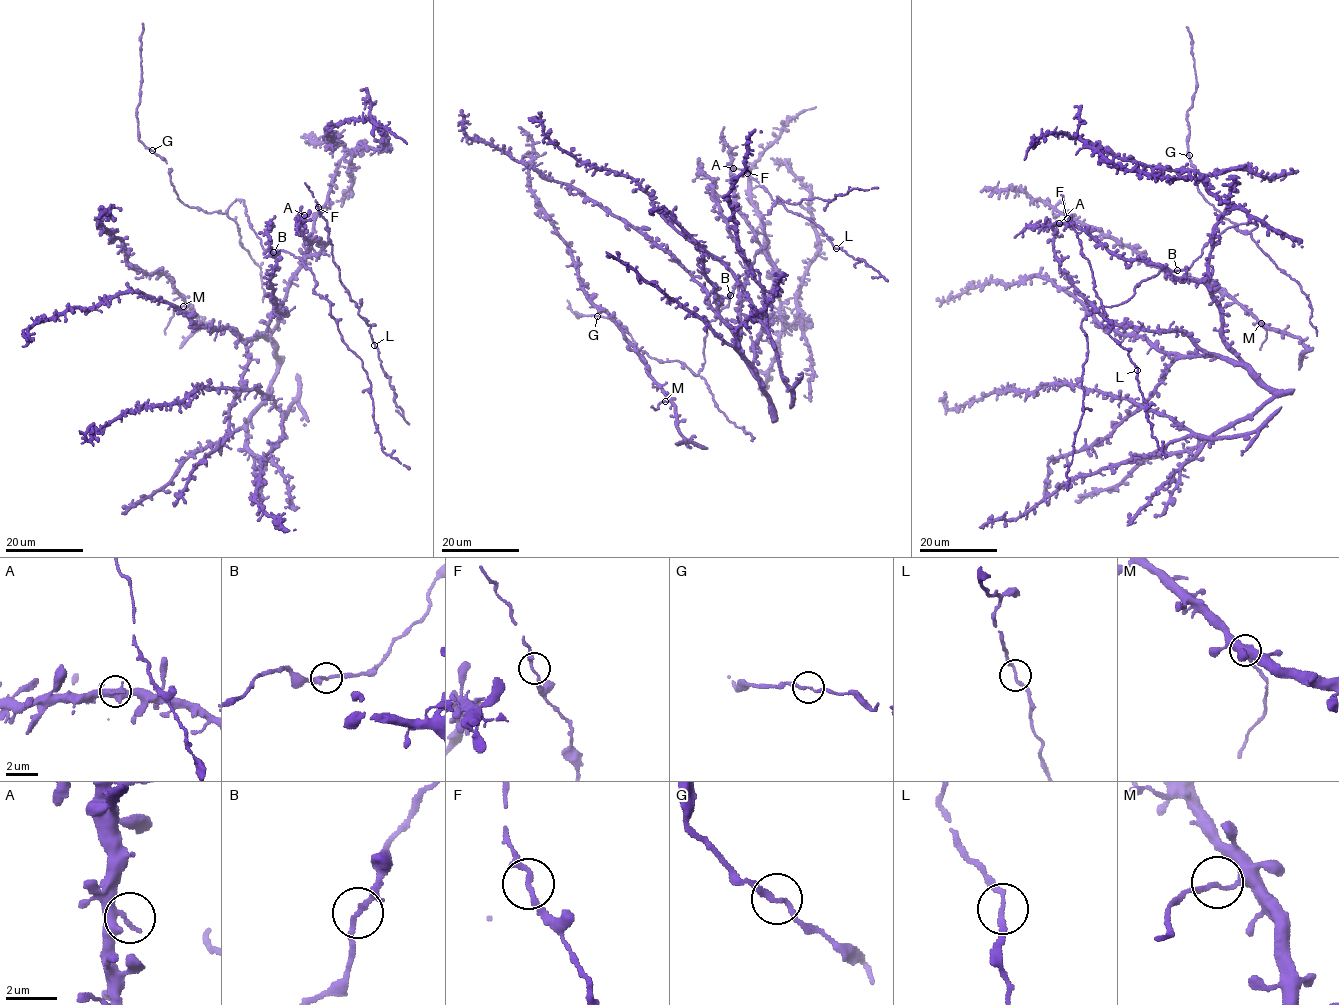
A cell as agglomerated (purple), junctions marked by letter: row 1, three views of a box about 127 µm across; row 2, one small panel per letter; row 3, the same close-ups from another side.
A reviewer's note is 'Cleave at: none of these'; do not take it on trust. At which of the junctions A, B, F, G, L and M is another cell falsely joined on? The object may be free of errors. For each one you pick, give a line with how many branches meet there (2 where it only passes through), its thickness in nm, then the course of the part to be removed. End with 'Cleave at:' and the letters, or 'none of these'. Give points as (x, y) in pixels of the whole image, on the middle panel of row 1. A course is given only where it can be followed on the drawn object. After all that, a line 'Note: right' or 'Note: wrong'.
M: Branches: 2. Thickness 170 nm. Course of the part to remove: (665, 400), (655, 409), (652, 405)
Cleave at: M
Note: wrong

